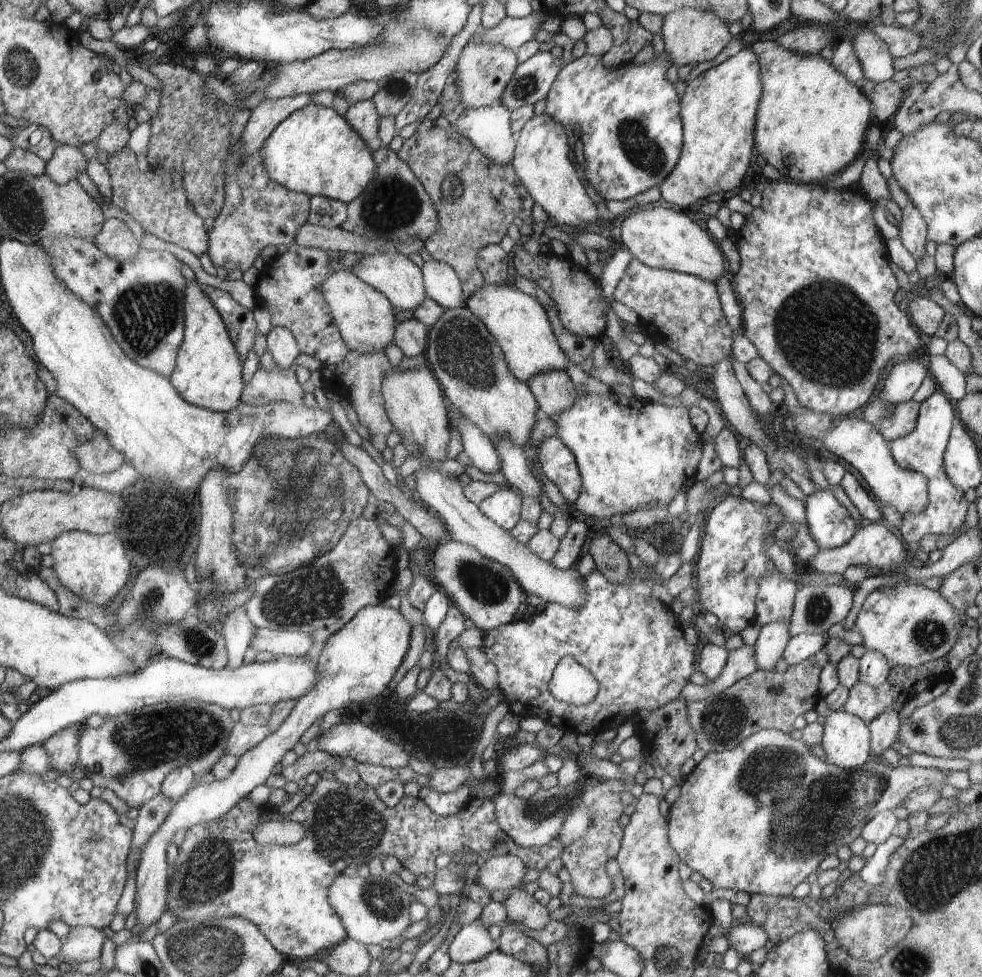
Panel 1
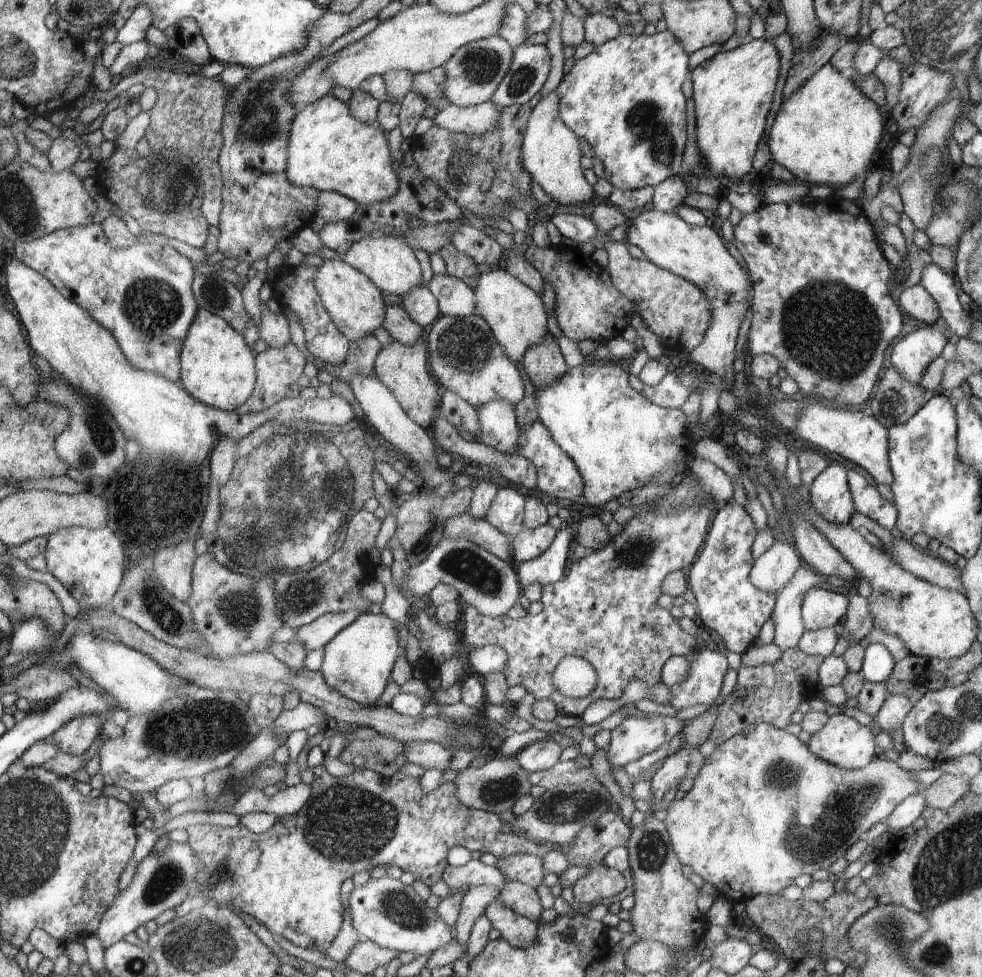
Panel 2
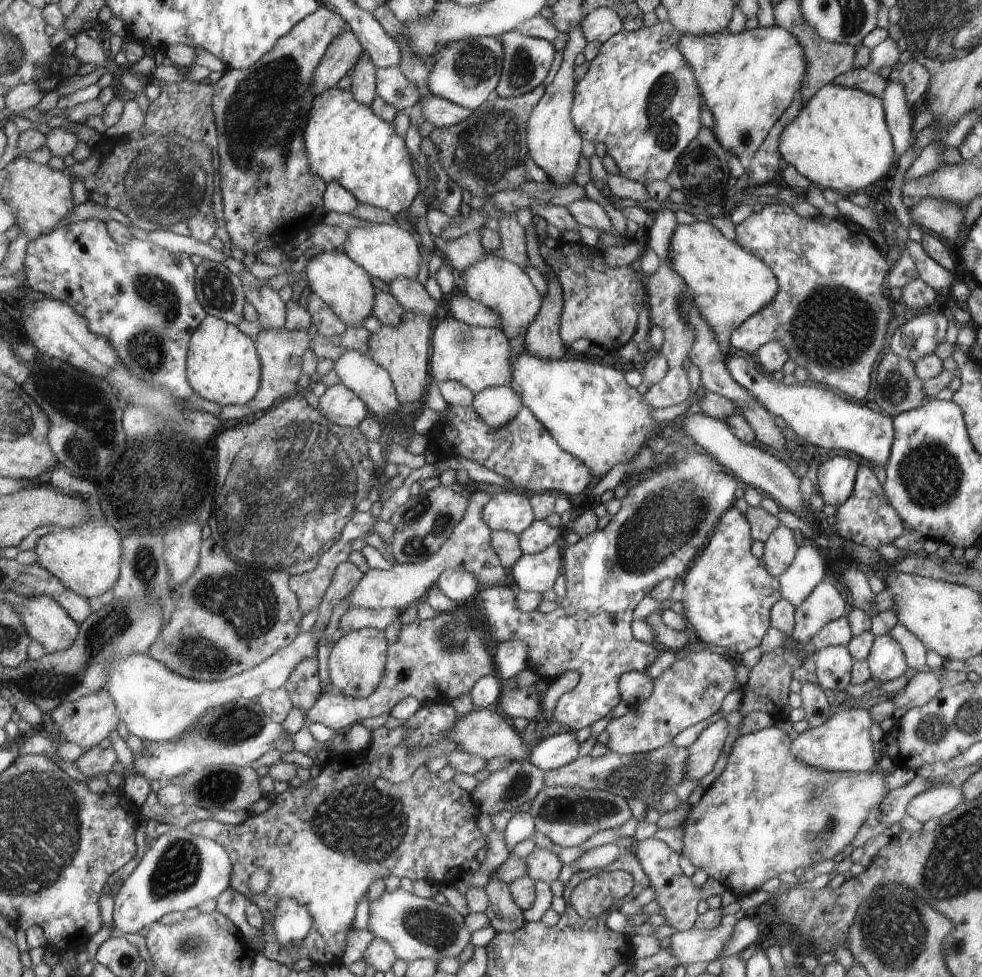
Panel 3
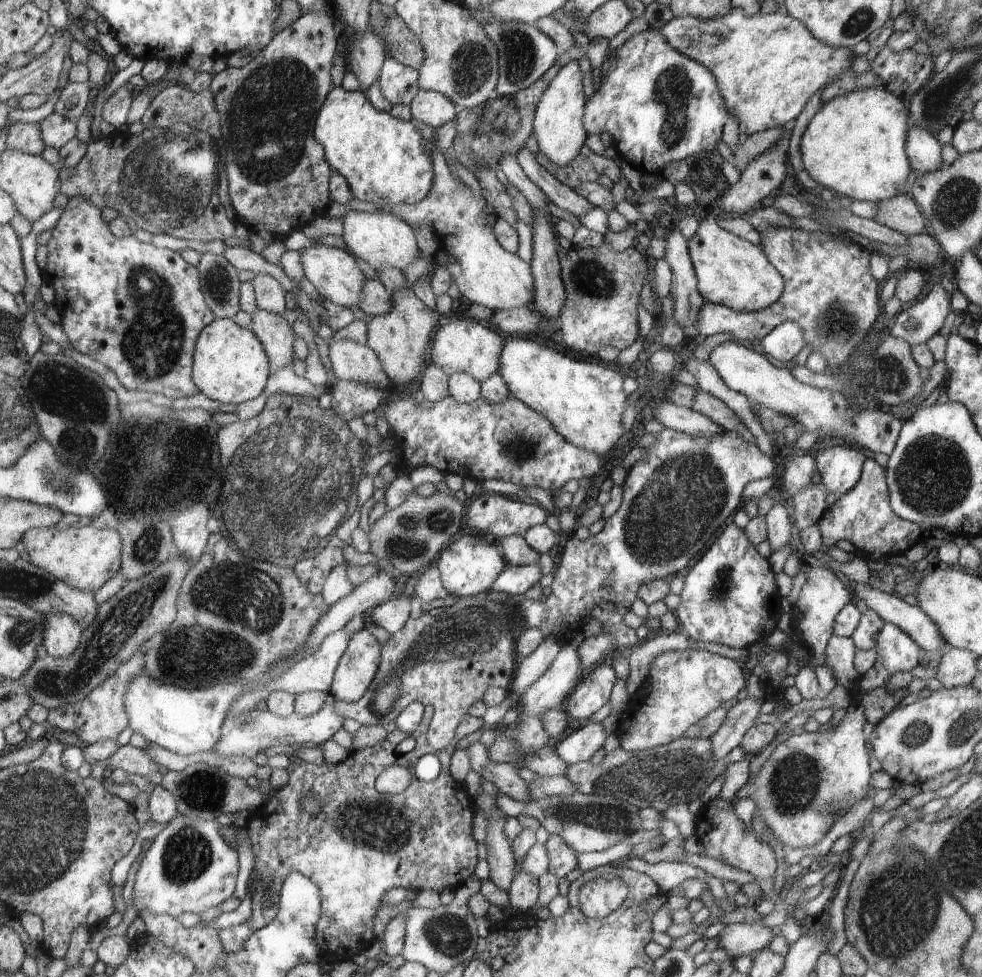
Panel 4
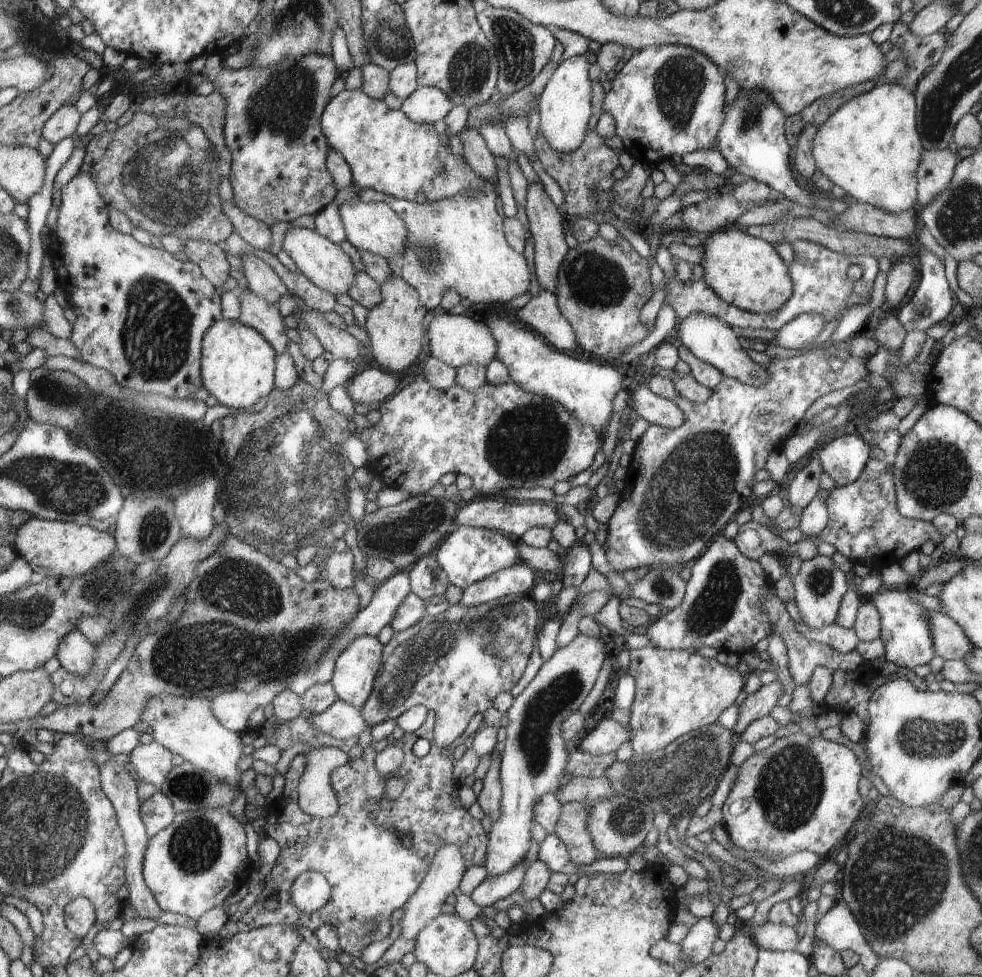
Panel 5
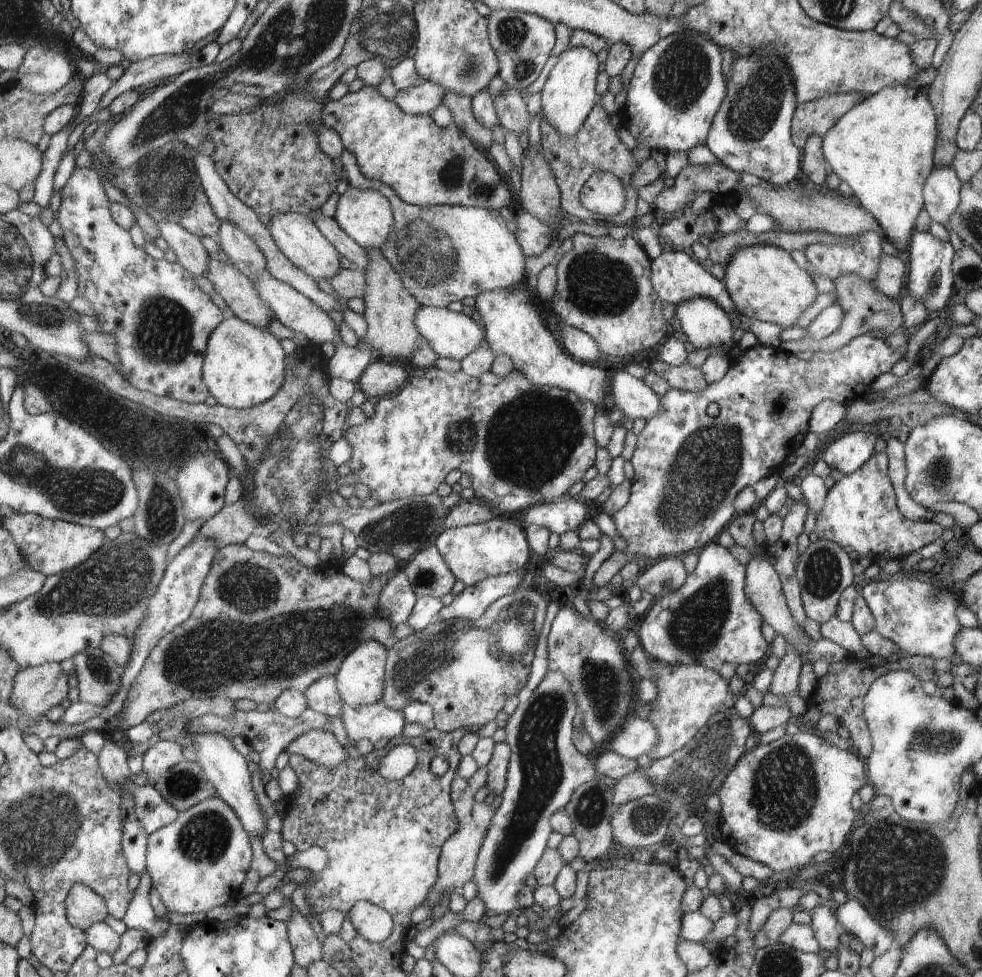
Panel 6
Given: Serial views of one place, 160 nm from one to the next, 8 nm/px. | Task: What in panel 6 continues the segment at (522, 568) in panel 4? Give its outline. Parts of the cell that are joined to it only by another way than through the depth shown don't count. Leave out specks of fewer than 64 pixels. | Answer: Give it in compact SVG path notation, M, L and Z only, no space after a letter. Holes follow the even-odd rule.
M522 569L505 575L486 577L454 596L452 603L442 607L440 612L433 616L433 620L434 622L448 619L476 620L494 601L512 594L522 582L524 582Z

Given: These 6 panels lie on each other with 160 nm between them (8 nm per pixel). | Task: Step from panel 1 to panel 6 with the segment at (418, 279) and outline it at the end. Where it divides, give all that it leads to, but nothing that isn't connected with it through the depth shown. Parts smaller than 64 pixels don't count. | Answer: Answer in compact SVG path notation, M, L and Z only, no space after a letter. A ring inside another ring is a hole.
M349 186L344 194L339 196L337 209L333 216L342 230L355 240L362 248L381 249L393 232L393 209L392 203L380 191L372 189L358 189Z

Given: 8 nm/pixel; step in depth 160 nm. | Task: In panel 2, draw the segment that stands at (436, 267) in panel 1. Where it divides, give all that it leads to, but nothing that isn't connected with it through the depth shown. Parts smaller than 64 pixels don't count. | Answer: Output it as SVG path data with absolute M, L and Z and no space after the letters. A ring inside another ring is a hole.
M431 275L426 286L436 297L442 315L465 317L475 314L475 294L468 284L452 275Z

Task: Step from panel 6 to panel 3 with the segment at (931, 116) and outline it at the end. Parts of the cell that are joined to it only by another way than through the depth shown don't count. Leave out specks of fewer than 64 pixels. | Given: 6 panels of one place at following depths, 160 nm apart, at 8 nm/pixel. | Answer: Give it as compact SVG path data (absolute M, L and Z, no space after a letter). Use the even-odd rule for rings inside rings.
M832 82L802 105L780 138L781 157L808 178L811 186L831 188L845 197L871 189L881 178L889 178L888 170L898 160L882 99Z

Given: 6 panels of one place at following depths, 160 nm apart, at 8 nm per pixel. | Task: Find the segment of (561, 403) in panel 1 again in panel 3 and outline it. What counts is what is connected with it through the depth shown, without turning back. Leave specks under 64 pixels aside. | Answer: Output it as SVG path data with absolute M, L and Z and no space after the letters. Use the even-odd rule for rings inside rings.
M548 268L545 274L549 286L542 310L525 332L525 350L541 359L564 358L567 345L561 339L560 322L564 308L563 288L557 276Z

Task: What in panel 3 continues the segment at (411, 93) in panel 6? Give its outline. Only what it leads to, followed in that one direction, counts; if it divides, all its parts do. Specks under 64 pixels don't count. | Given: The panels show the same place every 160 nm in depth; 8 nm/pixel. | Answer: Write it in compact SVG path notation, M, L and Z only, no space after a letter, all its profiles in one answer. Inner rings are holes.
M432 94L425 99L420 99L420 103L425 120L436 128L456 126L474 114L472 109L464 108Z

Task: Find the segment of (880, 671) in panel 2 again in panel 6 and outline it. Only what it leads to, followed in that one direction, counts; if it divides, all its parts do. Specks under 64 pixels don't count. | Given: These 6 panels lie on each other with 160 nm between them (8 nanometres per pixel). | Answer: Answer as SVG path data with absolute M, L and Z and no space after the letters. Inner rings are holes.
M898 571L879 581L867 581L862 596L874 615L876 632L898 647L900 653L889 656L891 663L914 655L938 660L955 654L953 640L962 628L956 617L956 609L962 605L957 588L944 588L921 575Z

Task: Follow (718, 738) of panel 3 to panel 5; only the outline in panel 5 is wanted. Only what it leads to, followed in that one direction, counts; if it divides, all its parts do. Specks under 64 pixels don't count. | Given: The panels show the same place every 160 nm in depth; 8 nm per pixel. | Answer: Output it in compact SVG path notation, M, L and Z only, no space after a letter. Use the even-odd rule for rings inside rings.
M776 680L773 683L762 685L759 691L747 696L738 707L738 719L731 729L736 736L736 741L740 740L741 734L751 722L770 714L770 711L777 705L778 698L782 694L784 694L784 688Z

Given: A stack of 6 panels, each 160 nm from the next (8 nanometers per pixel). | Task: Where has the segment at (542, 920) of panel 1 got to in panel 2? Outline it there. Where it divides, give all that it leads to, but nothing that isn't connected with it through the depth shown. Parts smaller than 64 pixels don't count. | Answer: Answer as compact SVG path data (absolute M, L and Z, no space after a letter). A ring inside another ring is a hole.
M518 881L504 882L497 901L503 907L536 922L544 911L537 890Z

